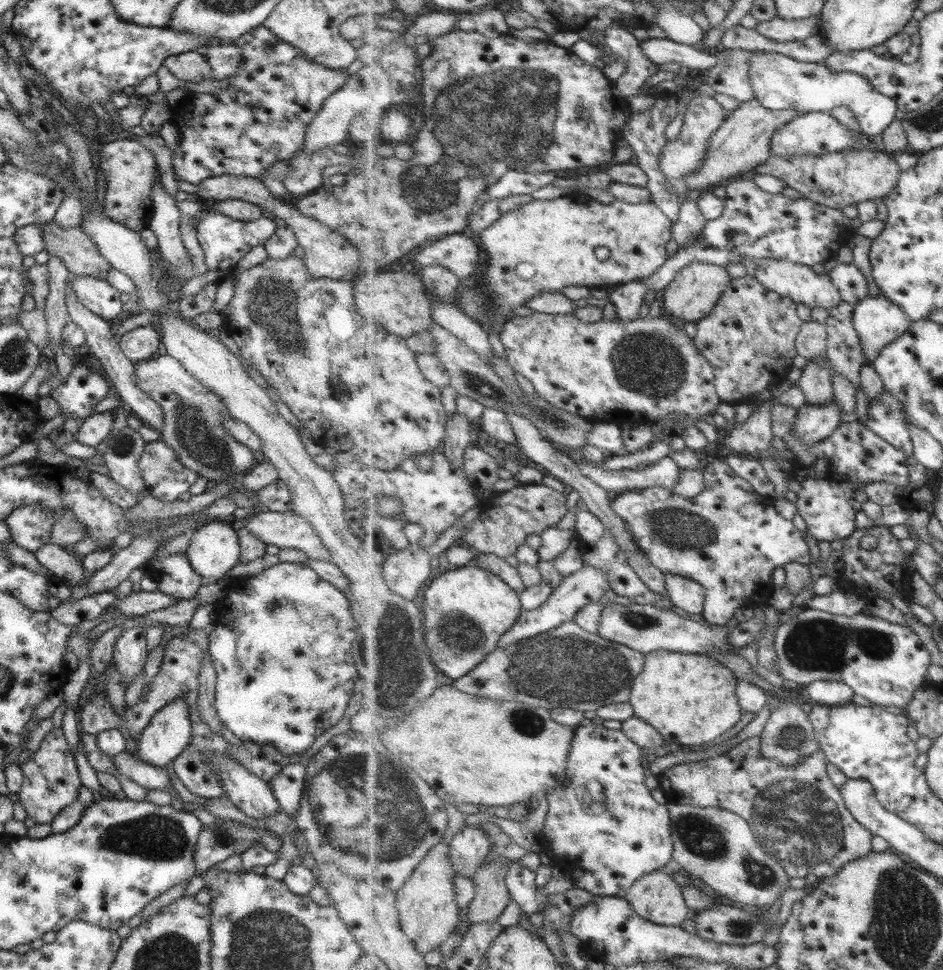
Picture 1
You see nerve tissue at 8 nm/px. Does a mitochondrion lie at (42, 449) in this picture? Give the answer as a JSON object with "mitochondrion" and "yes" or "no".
{"mitochondrion":"no"}

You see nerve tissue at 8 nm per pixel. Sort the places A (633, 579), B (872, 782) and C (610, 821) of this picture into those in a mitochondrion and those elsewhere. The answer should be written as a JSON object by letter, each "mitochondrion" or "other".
{"A":"other","B":"other","C":"other"}

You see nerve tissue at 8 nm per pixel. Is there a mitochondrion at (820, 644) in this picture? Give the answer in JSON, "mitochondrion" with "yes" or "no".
{"mitochondrion":"yes"}

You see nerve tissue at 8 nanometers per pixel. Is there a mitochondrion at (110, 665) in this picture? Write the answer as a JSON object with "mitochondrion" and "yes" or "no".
{"mitochondrion":"no"}

